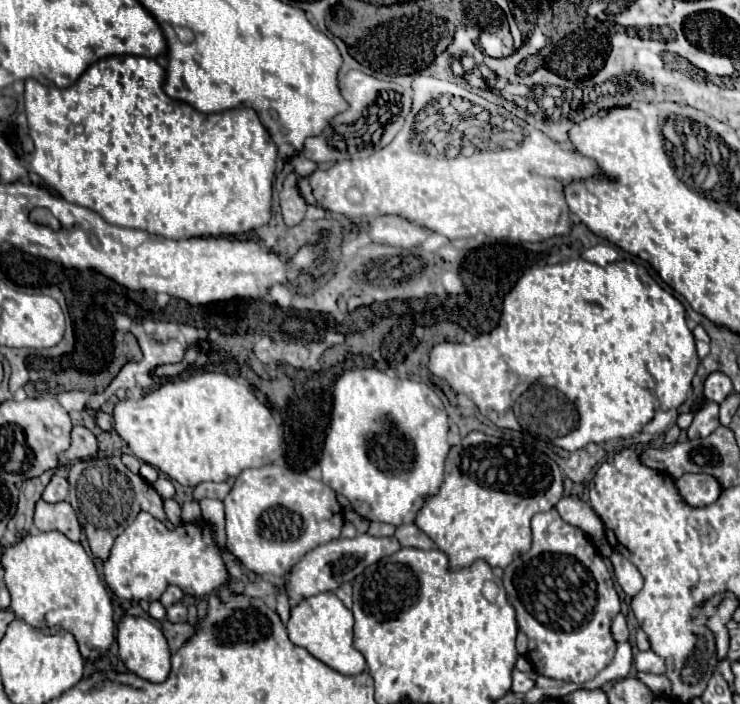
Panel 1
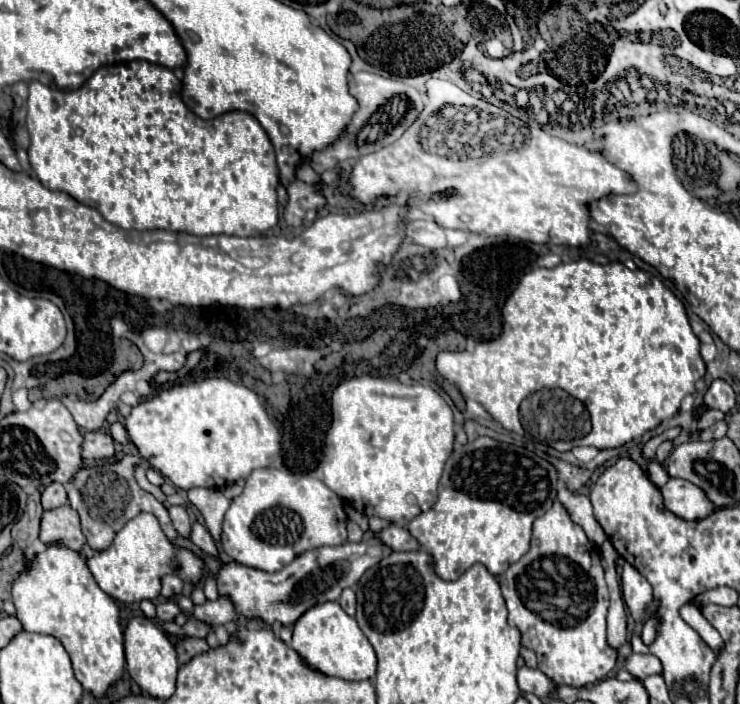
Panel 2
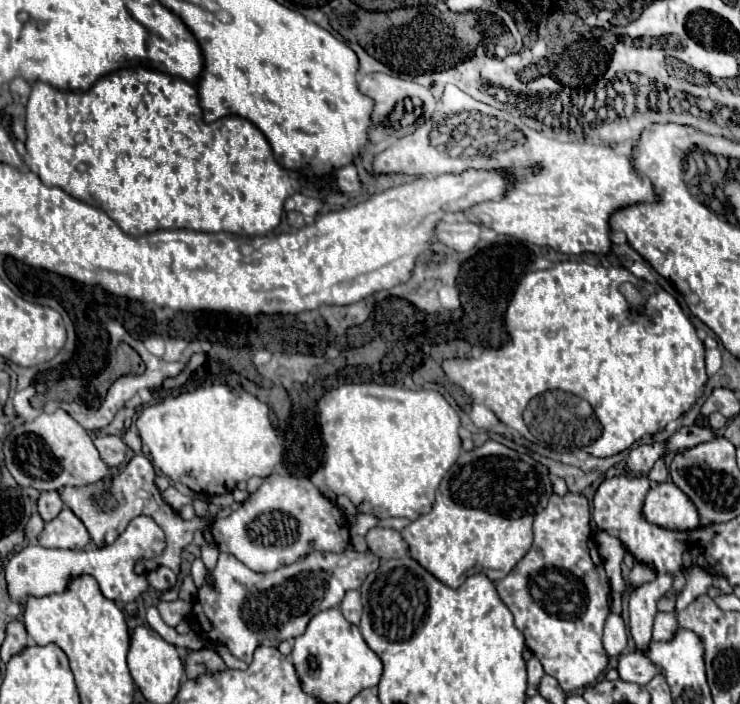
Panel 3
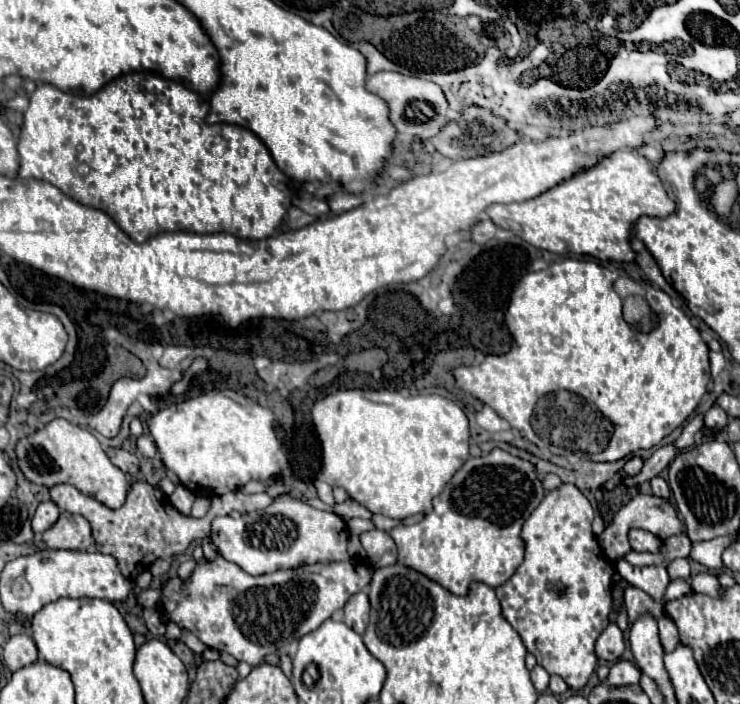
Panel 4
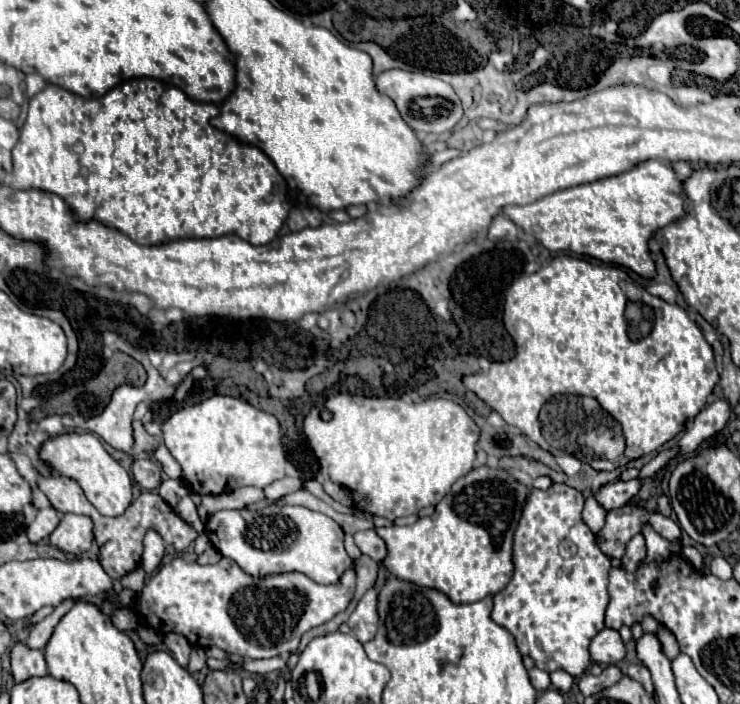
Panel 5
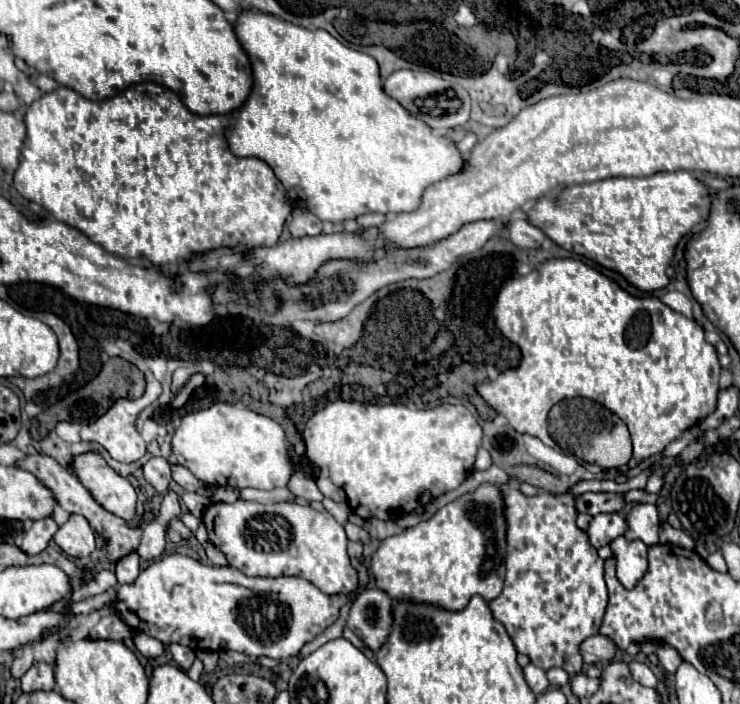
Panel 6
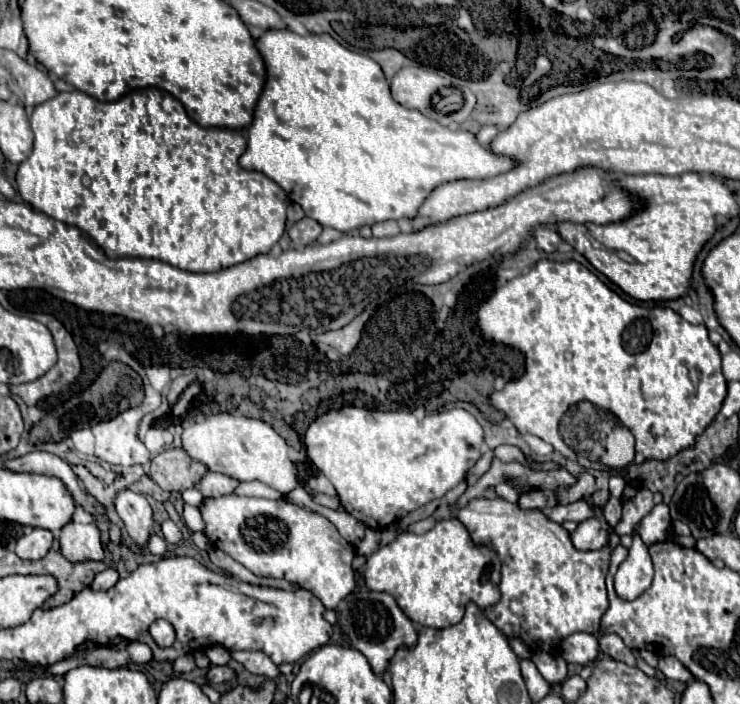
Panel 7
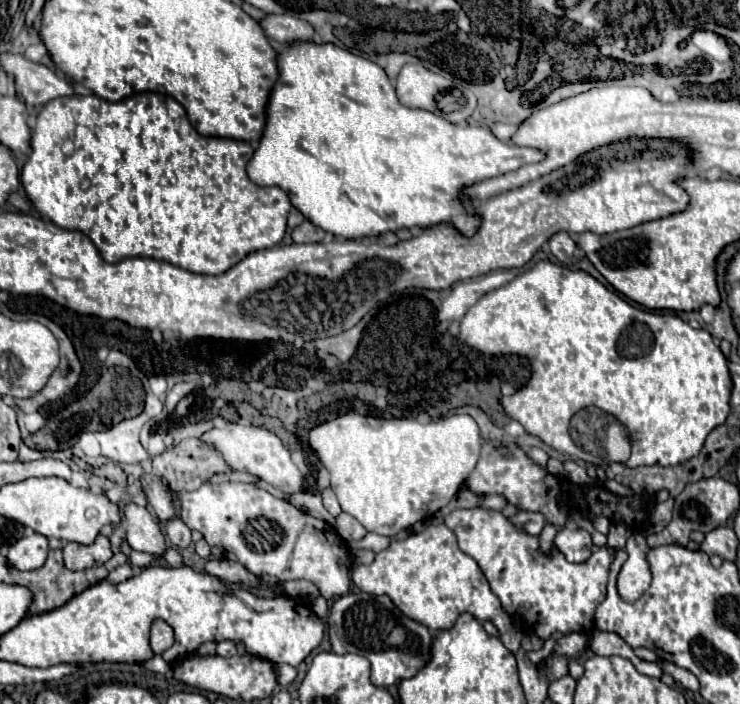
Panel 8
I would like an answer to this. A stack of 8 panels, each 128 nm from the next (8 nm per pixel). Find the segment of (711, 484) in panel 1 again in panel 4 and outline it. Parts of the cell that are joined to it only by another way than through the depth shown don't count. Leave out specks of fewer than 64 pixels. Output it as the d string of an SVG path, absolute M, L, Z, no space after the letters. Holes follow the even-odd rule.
M634 494L634 498L624 504L616 514L614 518L610 520L610 524L606 526L606 530L602 532L602 536L598 536L598 542L602 546L602 550L606 552L606 556L616 562L618 558L624 558L628 552L630 552L630 544L628 544L628 532L632 528L642 528L642 530L648 530L652 532L654 536L658 538L668 538L668 536L674 536L674 534L682 534L684 532L684 526L682 526L682 520L678 518L676 514L676 508L668 502L668 500L662 500L662 498L656 498L656 496L646 496L646 494Z

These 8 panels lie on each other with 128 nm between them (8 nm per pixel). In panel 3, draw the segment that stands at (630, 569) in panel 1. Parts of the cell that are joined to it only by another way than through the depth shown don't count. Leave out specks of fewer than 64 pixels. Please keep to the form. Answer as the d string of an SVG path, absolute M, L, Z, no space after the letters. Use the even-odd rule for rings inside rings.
M658 574L654 582L648 582L640 588L634 588L628 596L630 604L630 634L636 642L636 650L640 654L648 652L652 642L652 626L656 616L656 600L670 592L674 584L672 574Z

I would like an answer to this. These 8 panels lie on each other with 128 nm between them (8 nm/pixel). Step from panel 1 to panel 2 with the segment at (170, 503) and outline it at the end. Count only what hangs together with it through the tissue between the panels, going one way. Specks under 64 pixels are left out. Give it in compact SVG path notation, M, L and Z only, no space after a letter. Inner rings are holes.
M170 506L168 510L170 510L170 518L172 518L174 528L176 528L184 538L188 538L188 536L190 536L190 518L188 518L186 508L182 508L182 506Z

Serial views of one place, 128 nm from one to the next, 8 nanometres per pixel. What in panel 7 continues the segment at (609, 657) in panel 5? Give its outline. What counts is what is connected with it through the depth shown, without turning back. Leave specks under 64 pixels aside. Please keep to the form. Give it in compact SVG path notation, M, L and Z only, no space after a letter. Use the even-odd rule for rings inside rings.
M584 632L570 634L560 642L560 654L566 662L586 666L600 654L598 638L594 634L584 634Z

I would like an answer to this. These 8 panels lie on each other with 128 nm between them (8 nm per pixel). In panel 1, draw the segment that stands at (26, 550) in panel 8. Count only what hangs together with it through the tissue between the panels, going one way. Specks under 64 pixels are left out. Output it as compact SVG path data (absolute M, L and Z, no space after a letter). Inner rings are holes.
M52 476L50 484L46 486L44 494L42 494L42 500L44 502L50 502L50 504L56 504L56 502L64 502L68 496L68 480L64 476Z

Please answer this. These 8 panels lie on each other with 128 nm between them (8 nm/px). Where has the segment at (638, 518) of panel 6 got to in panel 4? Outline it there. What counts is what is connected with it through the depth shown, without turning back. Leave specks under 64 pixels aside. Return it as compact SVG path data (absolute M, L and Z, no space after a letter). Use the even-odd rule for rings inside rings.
M686 534L664 538L660 544L660 550L654 554L626 554L624 558L632 566L668 566L674 558L688 556L690 554L690 540Z

